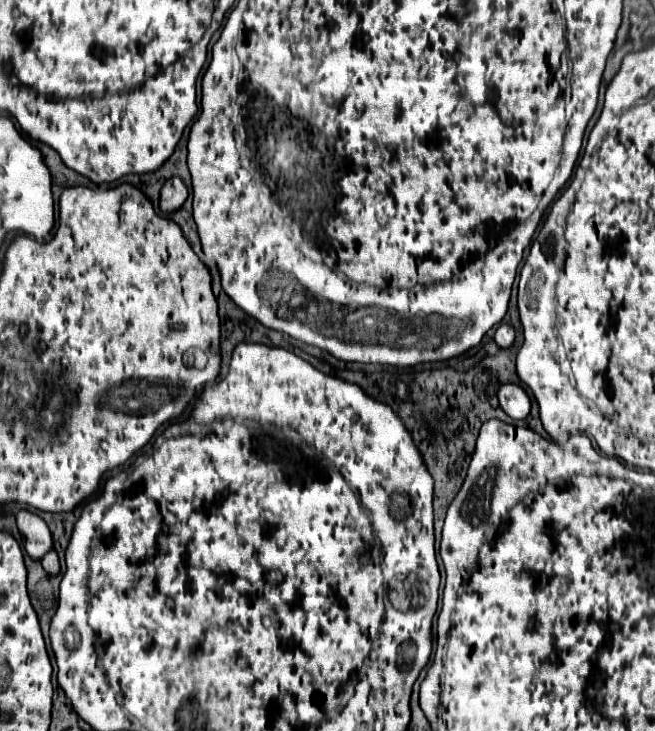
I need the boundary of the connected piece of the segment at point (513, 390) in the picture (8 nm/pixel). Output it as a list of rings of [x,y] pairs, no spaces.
[[[501,385],[499,387],[499,405],[501,409],[515,421],[519,419],[525,419],[529,415],[529,409],[531,409],[531,401],[527,397],[527,393],[519,387],[519,385]]]

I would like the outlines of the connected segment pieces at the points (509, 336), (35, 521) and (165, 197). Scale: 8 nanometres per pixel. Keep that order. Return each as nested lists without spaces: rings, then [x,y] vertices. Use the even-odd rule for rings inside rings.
[[[499,325],[499,329],[495,331],[495,343],[499,347],[511,347],[515,341],[515,329],[511,325]]]
[[[21,509],[17,513],[17,527],[23,537],[23,547],[33,559],[41,559],[41,555],[45,555],[49,549],[53,549],[51,531],[39,515]]]
[[[171,177],[169,181],[165,181],[165,185],[161,189],[159,209],[165,213],[173,213],[185,203],[185,199],[187,199],[187,187],[183,185],[183,181],[179,177]]]

